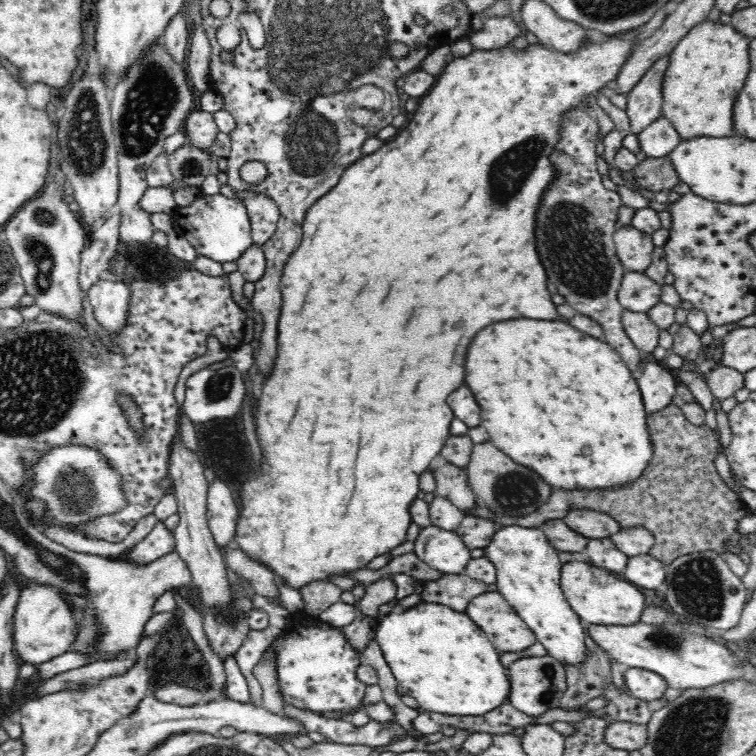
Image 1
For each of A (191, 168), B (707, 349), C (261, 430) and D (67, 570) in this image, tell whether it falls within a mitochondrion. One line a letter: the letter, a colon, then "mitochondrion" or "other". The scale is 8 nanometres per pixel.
A: mitochondrion
B: other
C: other
D: mitochondrion

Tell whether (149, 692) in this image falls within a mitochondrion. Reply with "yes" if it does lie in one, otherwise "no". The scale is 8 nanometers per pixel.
no

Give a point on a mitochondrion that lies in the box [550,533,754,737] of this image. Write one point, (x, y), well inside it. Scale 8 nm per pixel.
(699, 588)

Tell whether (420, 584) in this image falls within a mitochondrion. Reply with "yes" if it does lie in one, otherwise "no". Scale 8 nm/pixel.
no

